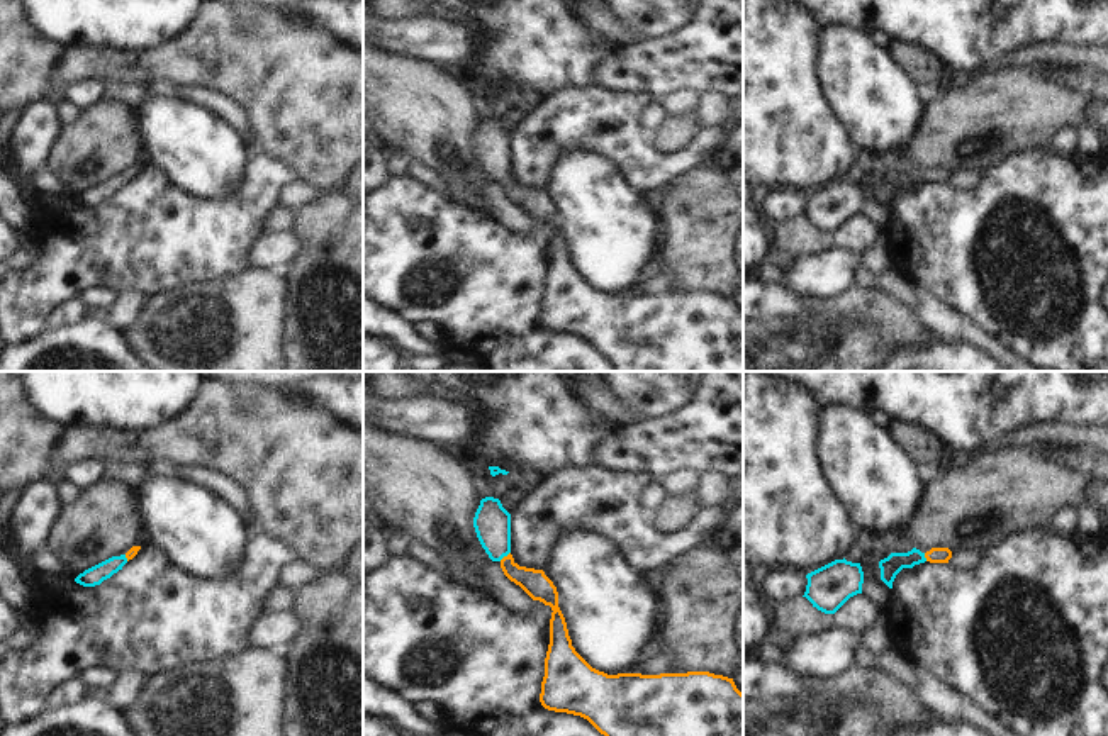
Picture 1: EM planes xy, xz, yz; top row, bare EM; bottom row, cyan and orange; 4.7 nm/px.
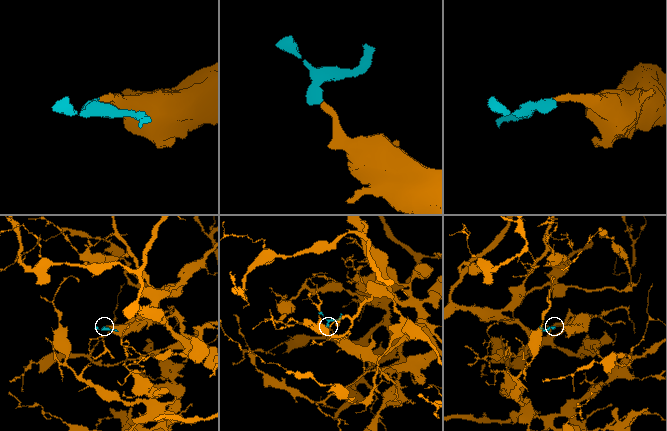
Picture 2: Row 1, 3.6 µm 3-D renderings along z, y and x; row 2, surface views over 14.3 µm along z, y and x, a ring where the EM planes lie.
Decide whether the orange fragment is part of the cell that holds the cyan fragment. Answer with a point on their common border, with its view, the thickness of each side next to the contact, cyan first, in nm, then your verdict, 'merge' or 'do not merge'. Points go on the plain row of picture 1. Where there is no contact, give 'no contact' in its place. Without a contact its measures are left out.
xz (504, 175) | 180/120 nm | merge

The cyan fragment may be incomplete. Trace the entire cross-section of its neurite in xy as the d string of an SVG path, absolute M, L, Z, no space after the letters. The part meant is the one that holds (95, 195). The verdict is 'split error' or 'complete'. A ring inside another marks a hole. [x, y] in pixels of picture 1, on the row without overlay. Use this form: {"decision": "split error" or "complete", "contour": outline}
{"decision": "split error", "contour": "M132 166L126 175L120 176L112 176L88 190L85 190L83 193L80 193L75 202L83 205L83 207L95 207L100 205L104 200L110 198L114 193L117 193L119 190L122 190L122 187L132 180L137 171L141 170L141 166Z"}

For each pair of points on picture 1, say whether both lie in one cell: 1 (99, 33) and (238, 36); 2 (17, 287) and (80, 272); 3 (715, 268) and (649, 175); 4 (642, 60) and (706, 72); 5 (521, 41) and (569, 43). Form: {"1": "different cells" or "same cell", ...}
{"1": "different cells", "2": "same cell", "3": "different cells", "4": "same cell", "5": "same cell"}

